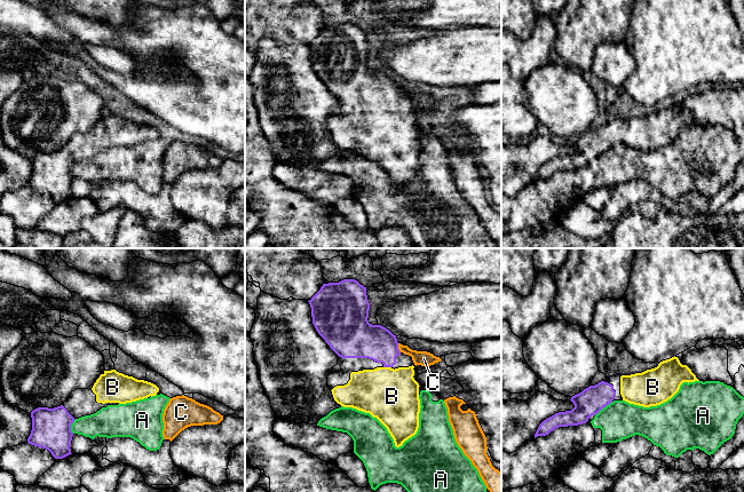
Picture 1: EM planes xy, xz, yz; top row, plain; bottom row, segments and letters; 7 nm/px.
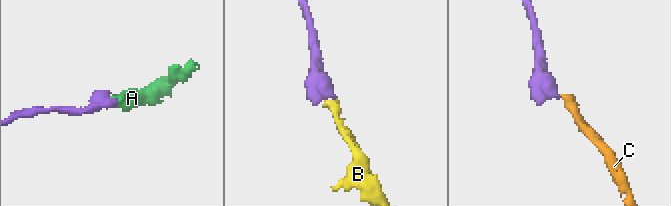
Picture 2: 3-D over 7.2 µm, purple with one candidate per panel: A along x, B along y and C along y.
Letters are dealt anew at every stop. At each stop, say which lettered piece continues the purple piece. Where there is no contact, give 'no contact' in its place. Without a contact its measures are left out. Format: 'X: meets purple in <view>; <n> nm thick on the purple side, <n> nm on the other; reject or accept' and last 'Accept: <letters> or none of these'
A: meets purple in yz; 190 nm thick on the purple side, 280 nm on the other; reject
B: meets purple in xz; 260 nm thick on the purple side, 380 nm on the other; accept
C: meets purple in xz; 260 nm thick on the purple side, 110 nm on the other; reject
Accept: B

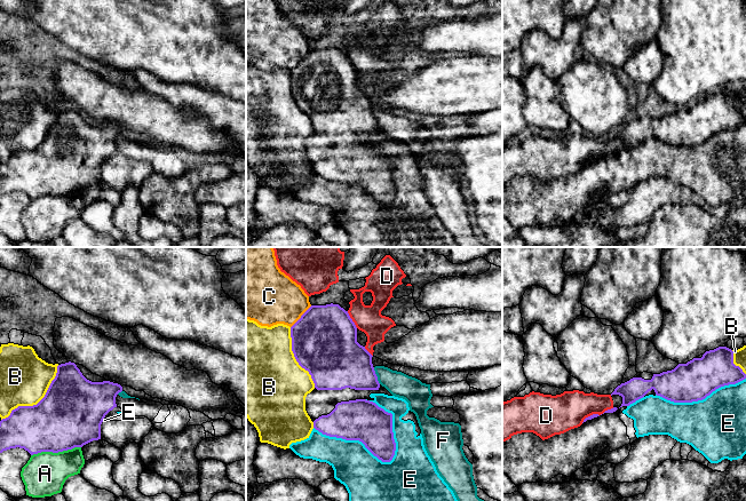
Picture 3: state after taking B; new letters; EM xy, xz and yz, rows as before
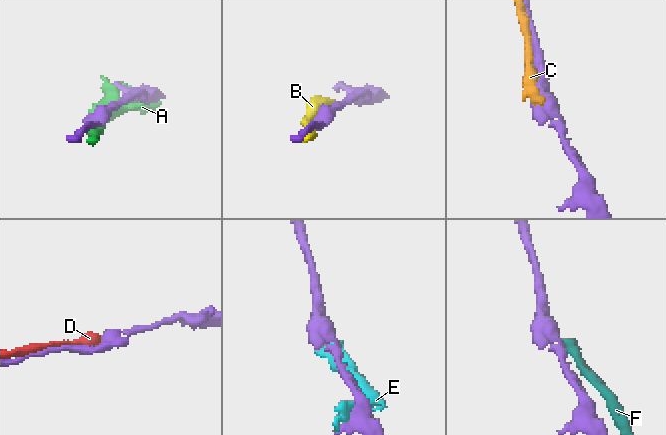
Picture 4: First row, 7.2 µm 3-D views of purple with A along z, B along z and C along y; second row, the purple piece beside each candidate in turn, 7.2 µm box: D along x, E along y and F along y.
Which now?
A: meets purple in xy; 420 nm thick on the purple side, 300 nm on the other; reject
B: meets purple in xy; 460 nm thick on the purple side, 360 nm on the other; reject
C: meets purple in xz; 460 nm thick on the purple side, 380 nm on the other; reject
D: meets purple in xz; 460 nm thick on the purple side, 190 nm on the other; reject
E: meets purple in xz; 300 nm thick on the purple side, 300 nm on the other; reject
F: meets purple in xz; 360 nm thick on the purple side, 170 nm on the other; reject
Accept: none of these

